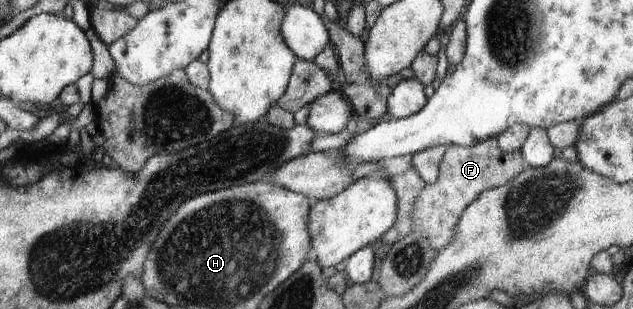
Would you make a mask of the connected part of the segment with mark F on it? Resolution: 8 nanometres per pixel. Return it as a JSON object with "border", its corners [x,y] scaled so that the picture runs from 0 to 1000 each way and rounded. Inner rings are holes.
{"border":[[[782,447],[752,472],[708,472],[694,537],[692,586],[673,595],[657,638],[649,693],[652,751],[664,754],[689,819],[695,816],[712,780],[716,744],[733,676],[738,676],[758,625],[801,599],[829,553],[831,540],[821,489],[804,495],[790,485]]]}

